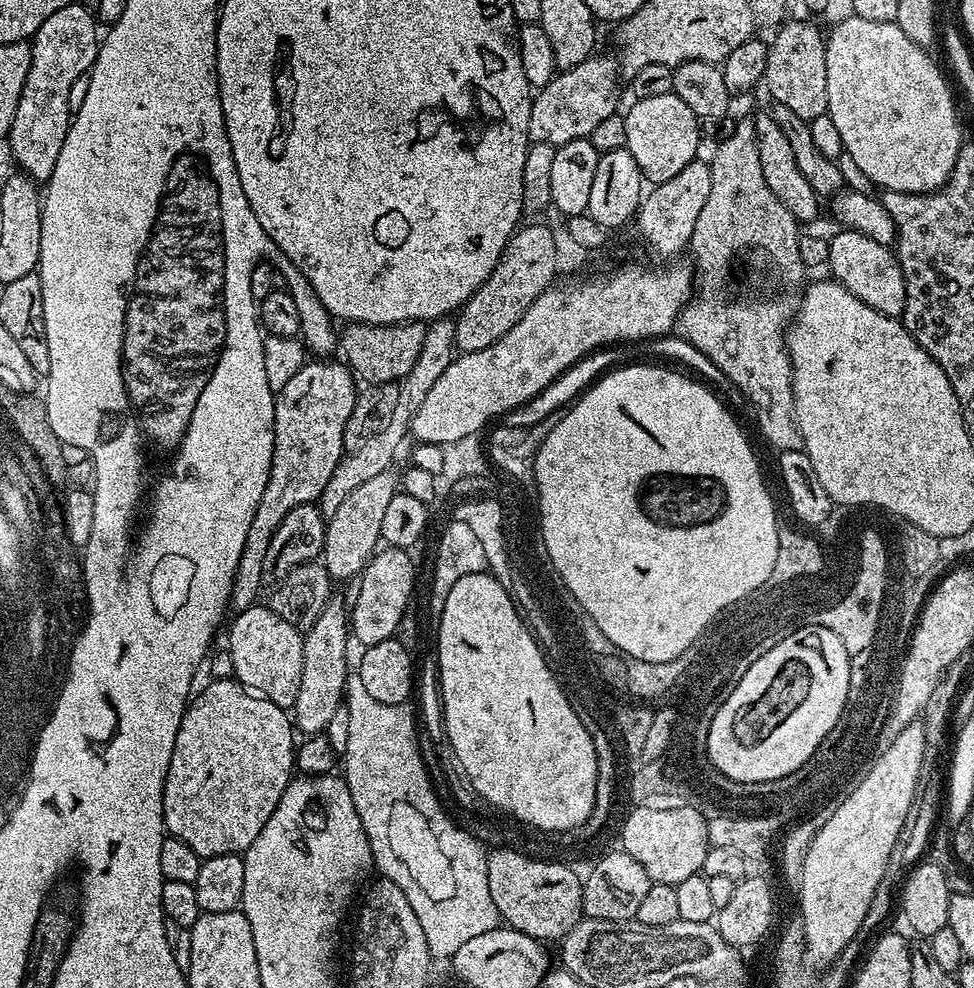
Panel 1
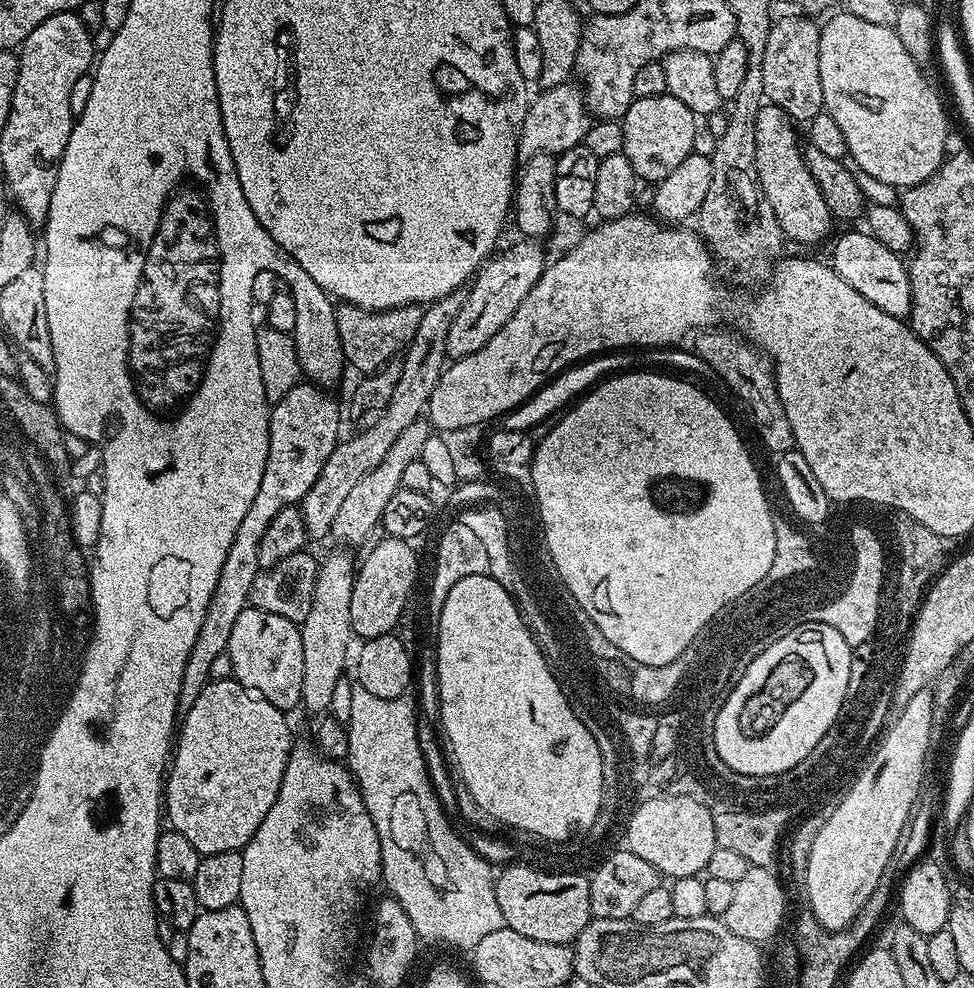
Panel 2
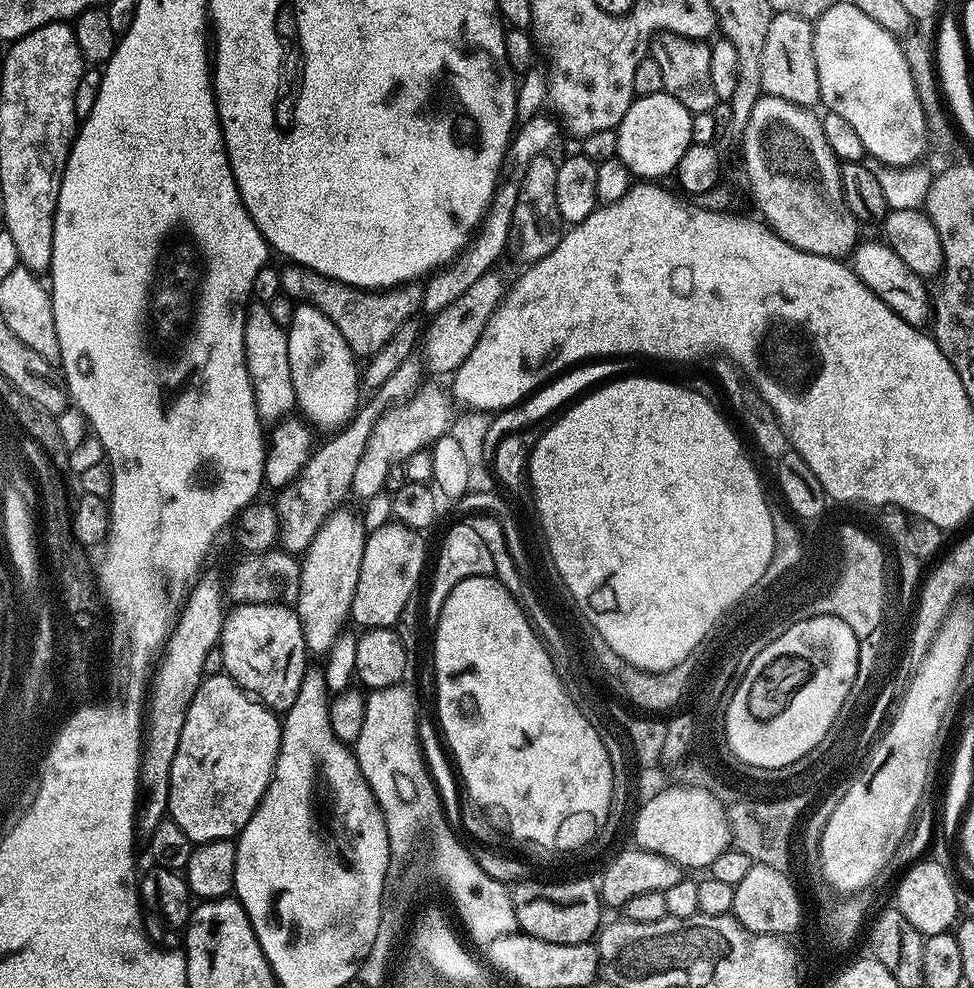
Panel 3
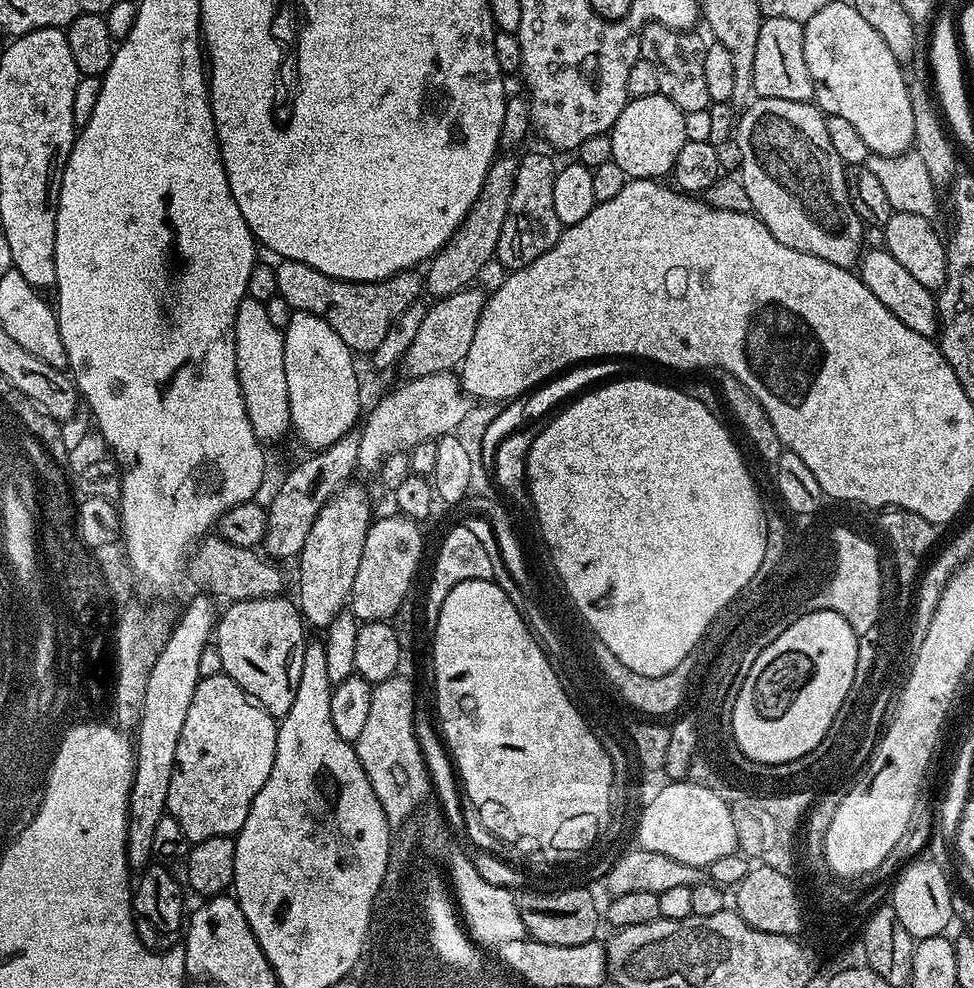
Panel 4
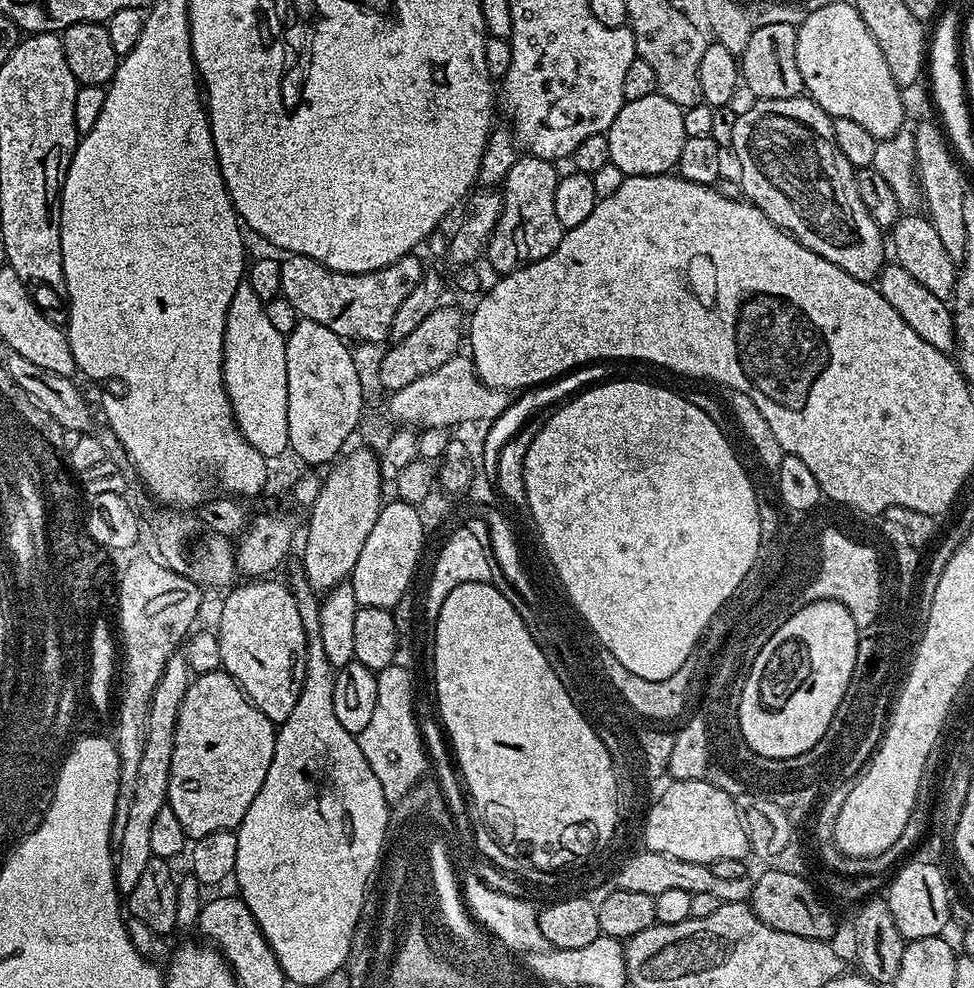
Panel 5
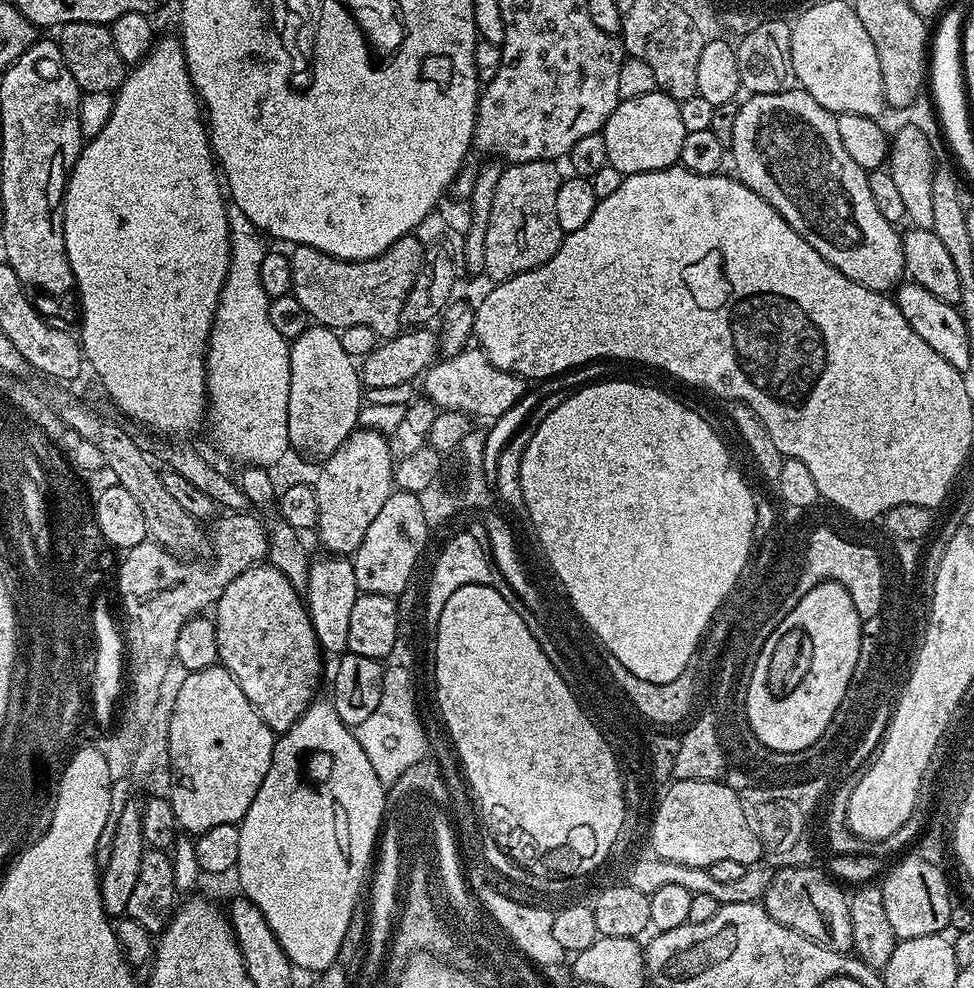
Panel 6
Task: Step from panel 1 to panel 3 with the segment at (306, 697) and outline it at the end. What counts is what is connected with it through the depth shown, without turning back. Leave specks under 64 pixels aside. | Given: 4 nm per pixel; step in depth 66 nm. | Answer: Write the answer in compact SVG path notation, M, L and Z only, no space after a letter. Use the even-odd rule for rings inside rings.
M337 510L330 514L322 530L314 536L314 542L310 542L308 551L302 556L299 598L294 605L294 611L300 617L300 625L304 631L304 646L313 657L323 657L331 651L336 639L345 631L352 615L352 603L358 586L358 570L362 570L362 554L366 539L364 521L359 515L354 516L344 511Z

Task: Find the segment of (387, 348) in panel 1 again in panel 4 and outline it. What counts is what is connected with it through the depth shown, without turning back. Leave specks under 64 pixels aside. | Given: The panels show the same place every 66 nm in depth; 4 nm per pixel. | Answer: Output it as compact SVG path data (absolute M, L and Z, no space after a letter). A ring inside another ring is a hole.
M281 259L279 263L275 265L279 296L296 312L309 312L325 320L336 331L338 338L342 338L342 342L346 342L346 346L356 354L373 353L384 339L387 328L393 324L397 316L400 316L412 304L417 303L419 296L416 295L422 292L422 276L421 273L419 276L419 271L416 270L398 272L390 278L376 280L372 284L358 284L350 280L336 280L297 260Z

